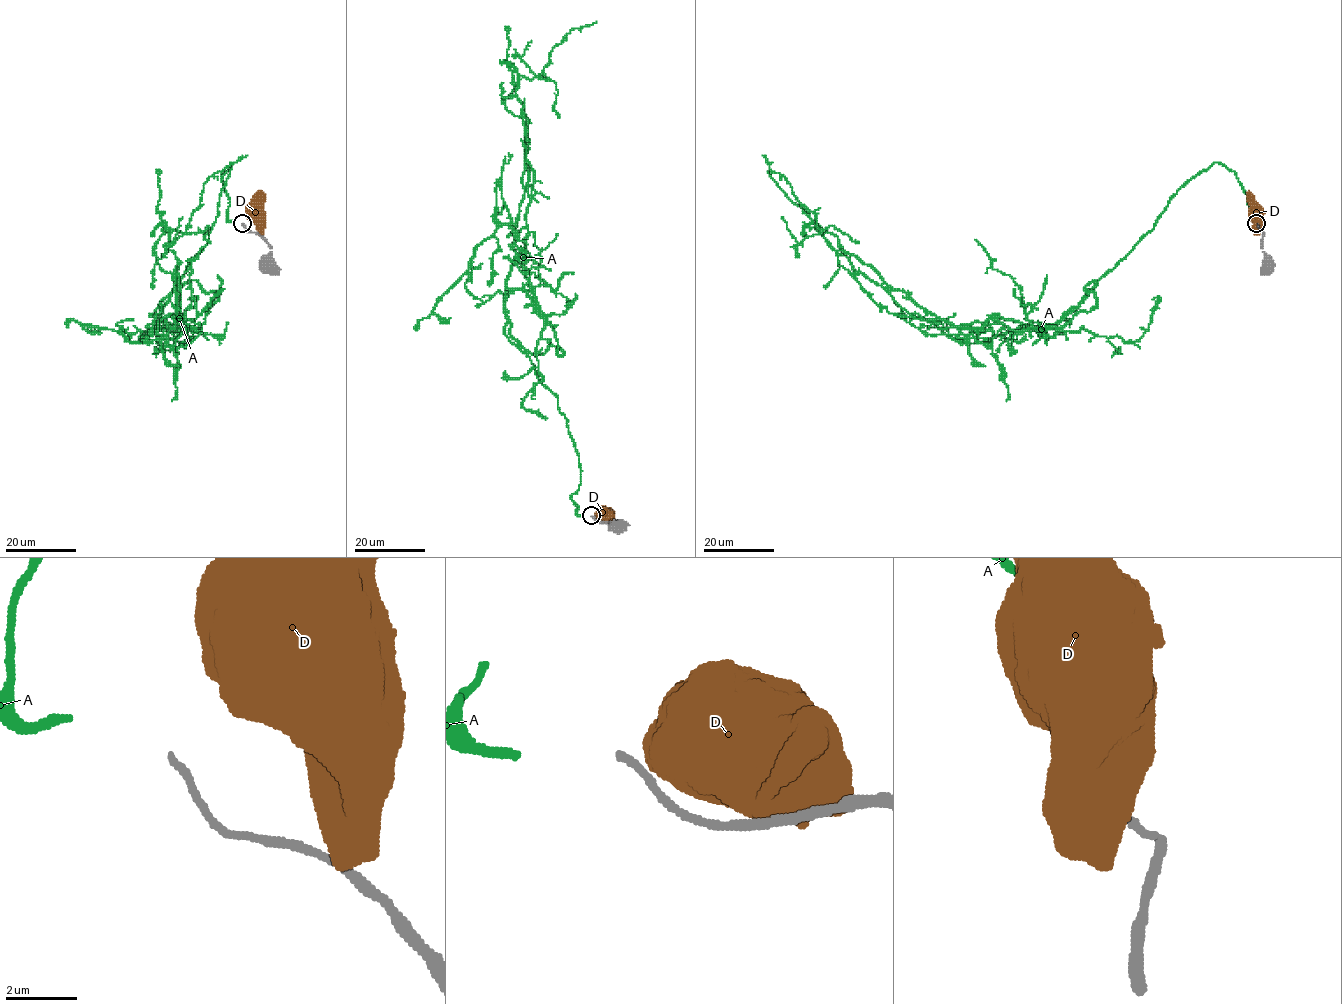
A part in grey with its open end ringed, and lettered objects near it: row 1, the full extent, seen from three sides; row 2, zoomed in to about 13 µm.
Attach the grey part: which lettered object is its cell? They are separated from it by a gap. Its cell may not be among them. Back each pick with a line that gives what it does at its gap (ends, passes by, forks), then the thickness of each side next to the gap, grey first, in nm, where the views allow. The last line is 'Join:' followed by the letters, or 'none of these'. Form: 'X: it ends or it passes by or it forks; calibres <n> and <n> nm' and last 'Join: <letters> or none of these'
A: it ends; calibres 200 and 280 nm
Join: A

